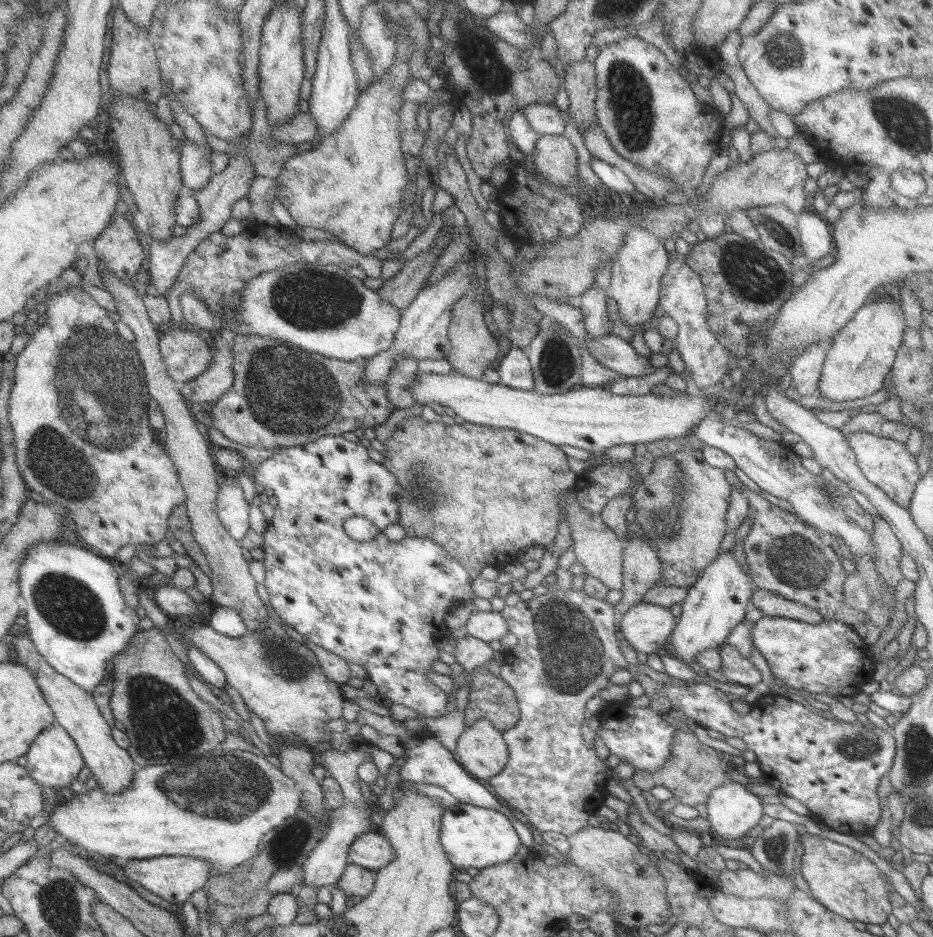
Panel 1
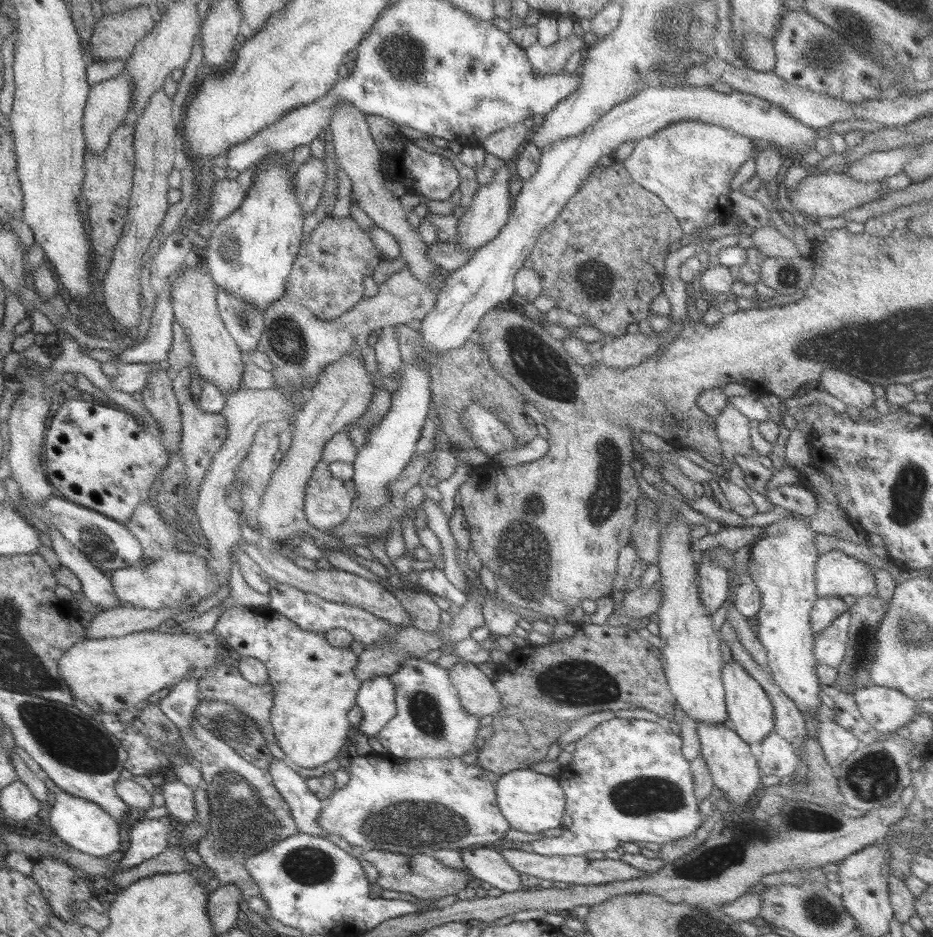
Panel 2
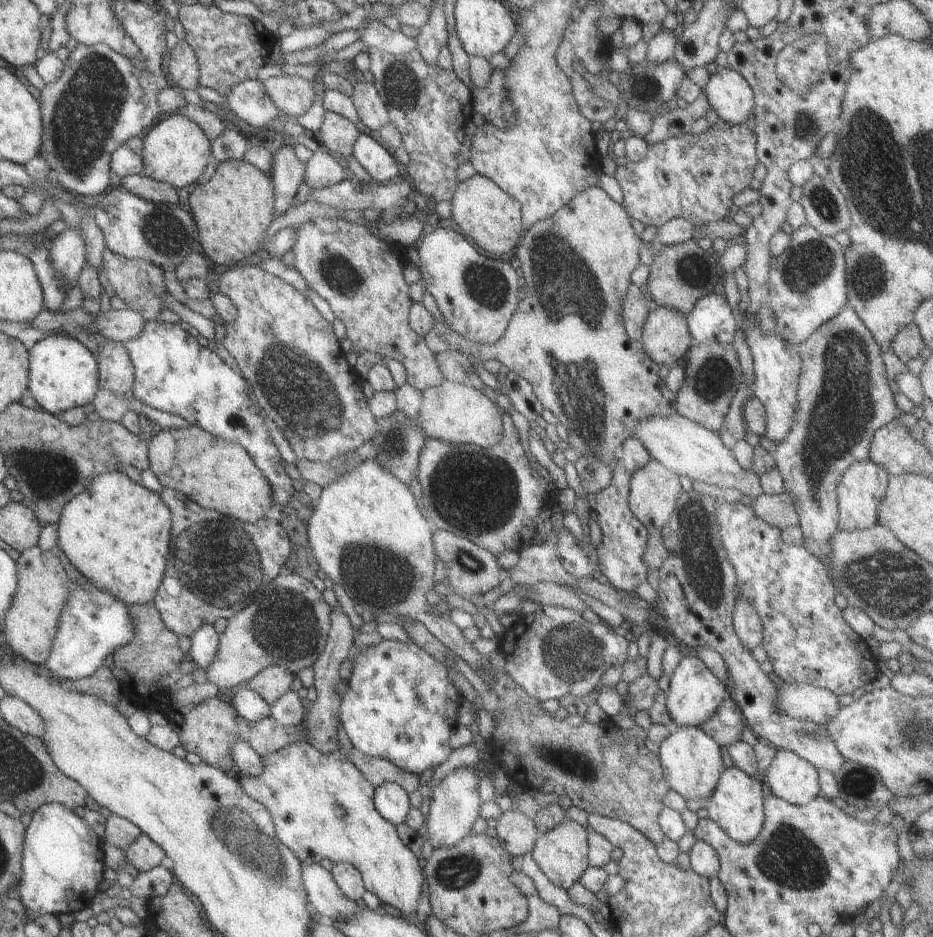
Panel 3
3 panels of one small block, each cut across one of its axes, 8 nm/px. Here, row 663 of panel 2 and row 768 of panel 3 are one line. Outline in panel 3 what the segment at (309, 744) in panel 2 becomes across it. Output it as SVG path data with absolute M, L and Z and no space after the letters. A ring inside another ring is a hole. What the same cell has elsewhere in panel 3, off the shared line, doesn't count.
M294 742L261 758L262 772L258 776L239 775L239 781L244 792L260 802L272 816L278 841L292 850L302 864L319 863L326 858L334 863L351 864L360 872L365 890L376 894L382 903L396 908L402 918L408 918L414 912L423 914L426 903L423 862L402 842L395 825L378 814L373 803L375 786L362 776L342 750L325 755L309 742Z

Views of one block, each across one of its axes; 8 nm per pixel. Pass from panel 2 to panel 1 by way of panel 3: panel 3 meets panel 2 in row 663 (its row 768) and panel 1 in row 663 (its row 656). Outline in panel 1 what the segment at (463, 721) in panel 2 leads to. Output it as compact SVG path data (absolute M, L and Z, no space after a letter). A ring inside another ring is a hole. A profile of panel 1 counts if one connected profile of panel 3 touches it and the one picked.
M342 435L338 436L320 436L314 441L307 442L304 445L275 449L272 456L265 459L260 465L254 468L253 478L255 483L264 487L264 489L272 489L274 498L278 505L274 508L274 515L268 521L267 531L264 534L263 551L264 558L261 560L265 568L264 586L270 596L271 606L280 616L283 624L295 629L298 634L305 636L311 643L317 644L320 648L324 648L336 656L340 656L349 664L360 664L366 669L367 677L372 681L372 684L378 689L378 694L387 698L392 705L401 704L418 713L418 716L425 719L439 719L447 714L447 695L442 691L427 674L434 672L432 664L439 660L439 649L436 643L447 638L451 632L446 626L444 618L448 613L453 613L462 605L476 597L472 591L473 578L470 573L464 570L462 564L454 560L449 552L446 552L439 544L436 544L432 539L426 537L409 537L400 541L390 541L384 535L384 529L390 524L399 522L399 504L394 499L398 495L398 481L395 476L382 464L376 463L370 459L367 448L360 442L352 442ZM353 516L361 516L367 518L374 523L377 528L377 533L372 540L366 542L358 542L352 540L344 530L343 524L348 518Z

